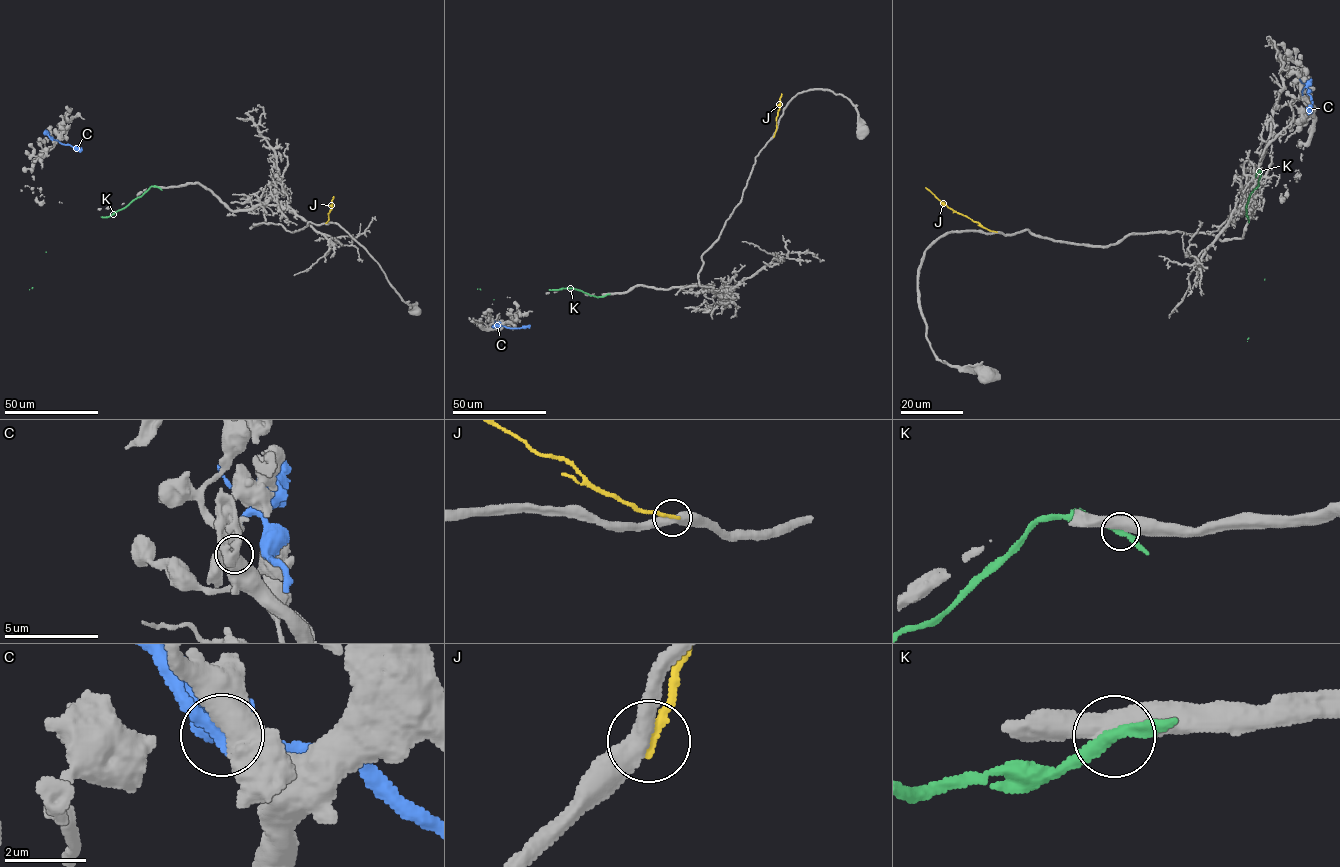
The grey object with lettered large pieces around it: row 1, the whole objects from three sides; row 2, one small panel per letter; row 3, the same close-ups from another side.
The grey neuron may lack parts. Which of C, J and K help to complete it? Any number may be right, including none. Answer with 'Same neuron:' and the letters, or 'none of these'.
Same neuron: C

